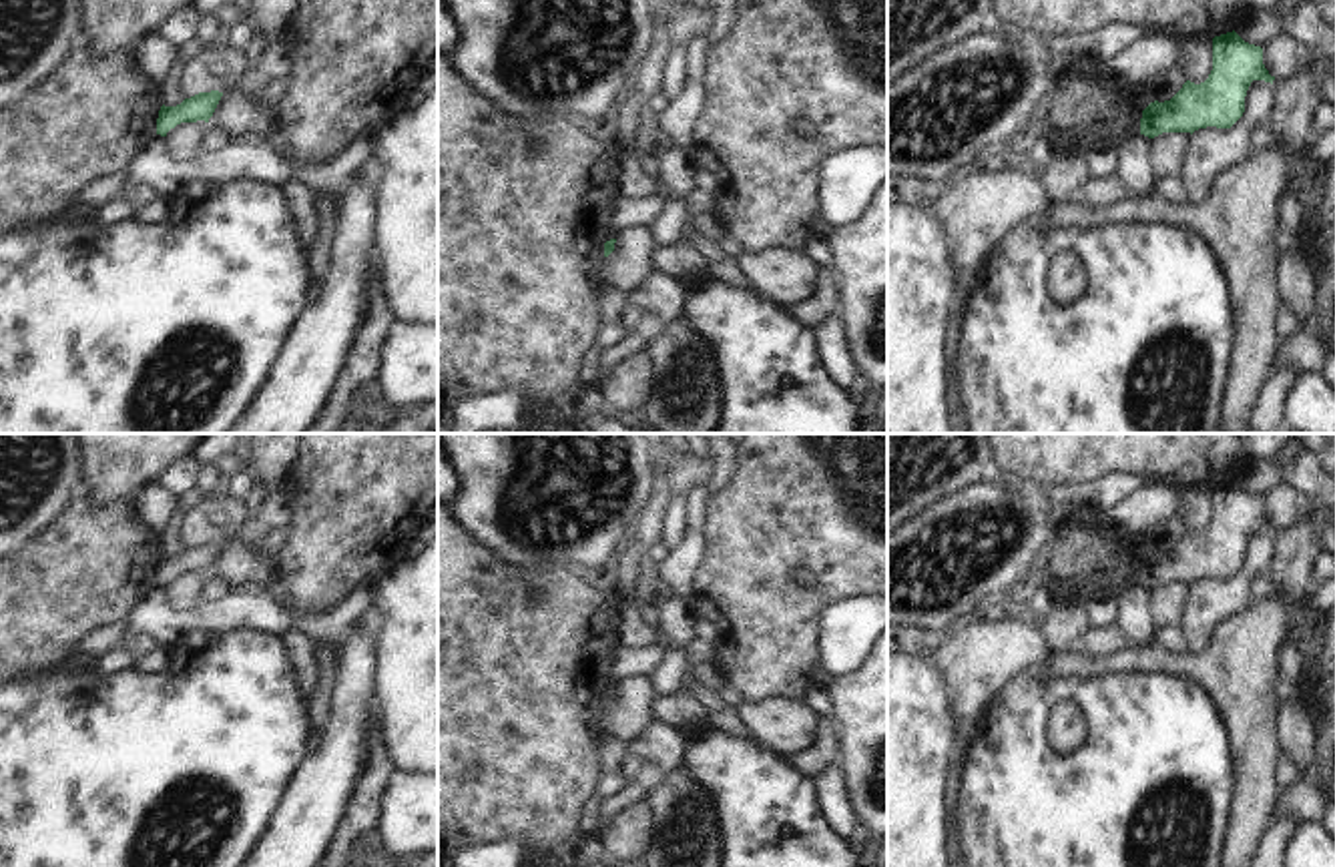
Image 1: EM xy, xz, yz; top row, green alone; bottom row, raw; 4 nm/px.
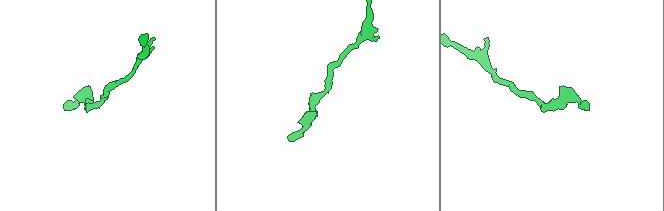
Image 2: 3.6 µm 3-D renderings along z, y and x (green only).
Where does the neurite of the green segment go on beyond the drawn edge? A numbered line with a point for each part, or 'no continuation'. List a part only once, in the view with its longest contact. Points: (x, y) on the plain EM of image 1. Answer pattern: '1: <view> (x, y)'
no continuation

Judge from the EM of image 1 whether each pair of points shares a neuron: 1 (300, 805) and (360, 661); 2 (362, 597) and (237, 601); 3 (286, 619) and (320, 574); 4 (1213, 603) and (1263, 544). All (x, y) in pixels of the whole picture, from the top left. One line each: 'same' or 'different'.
1: same
2: same
3: different
4: same

